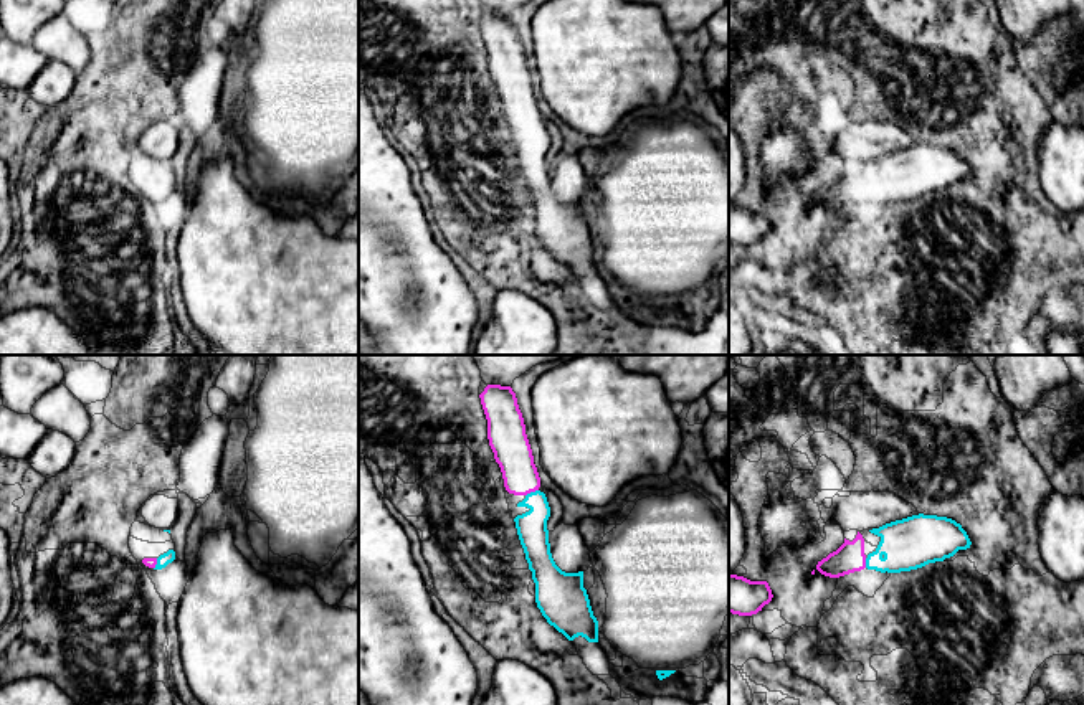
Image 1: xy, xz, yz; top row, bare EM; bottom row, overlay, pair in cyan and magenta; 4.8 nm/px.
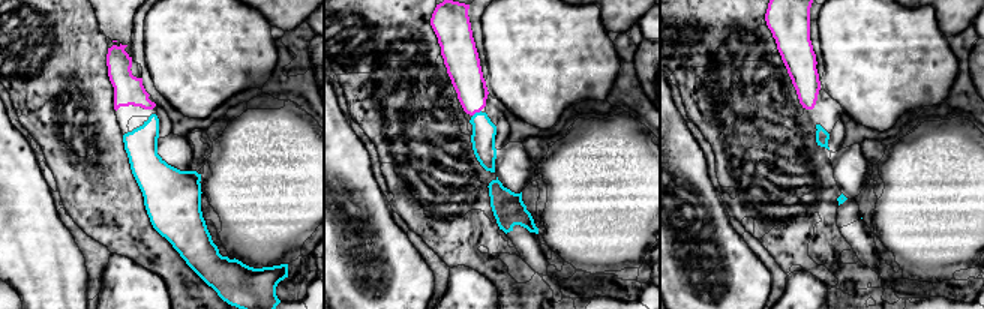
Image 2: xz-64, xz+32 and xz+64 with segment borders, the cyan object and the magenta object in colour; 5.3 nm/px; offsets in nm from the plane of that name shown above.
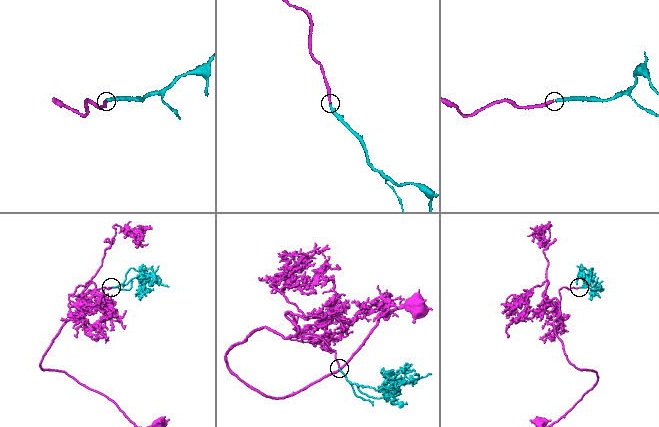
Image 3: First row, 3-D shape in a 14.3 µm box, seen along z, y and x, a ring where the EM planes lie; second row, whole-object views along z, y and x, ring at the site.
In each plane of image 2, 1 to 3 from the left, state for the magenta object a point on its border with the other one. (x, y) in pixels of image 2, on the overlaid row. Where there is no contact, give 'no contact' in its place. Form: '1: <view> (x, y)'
1: no contact
2: xz+32 (476, 113)
3: no contact

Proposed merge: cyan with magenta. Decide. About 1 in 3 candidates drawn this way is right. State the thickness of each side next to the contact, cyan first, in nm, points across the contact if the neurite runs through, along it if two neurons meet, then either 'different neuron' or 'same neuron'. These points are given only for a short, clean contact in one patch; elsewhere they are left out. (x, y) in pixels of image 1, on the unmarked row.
150 nm thick on the cyan side, 180 nm on the other; runs through xz (532, 162), (531, 123), (519, 104), (511, 78); same neuron

